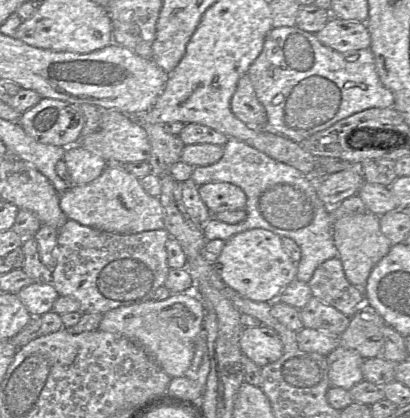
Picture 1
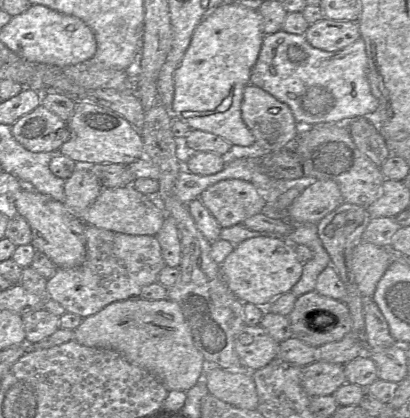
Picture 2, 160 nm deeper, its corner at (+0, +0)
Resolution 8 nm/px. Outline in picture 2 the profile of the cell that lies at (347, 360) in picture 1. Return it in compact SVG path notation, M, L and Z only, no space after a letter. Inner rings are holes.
M316 361L302 367L302 386L309 397L332 395L344 383L344 365Z

